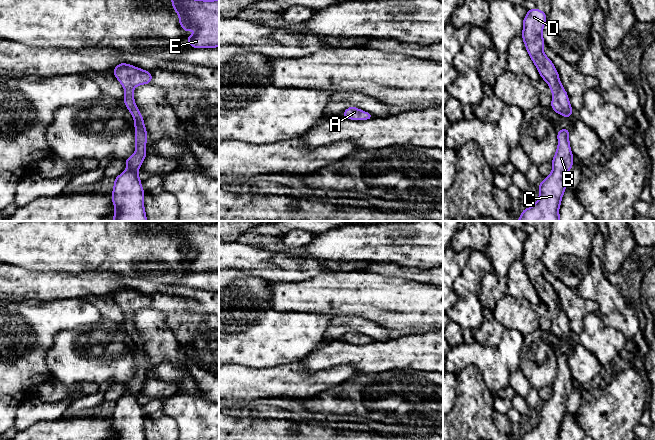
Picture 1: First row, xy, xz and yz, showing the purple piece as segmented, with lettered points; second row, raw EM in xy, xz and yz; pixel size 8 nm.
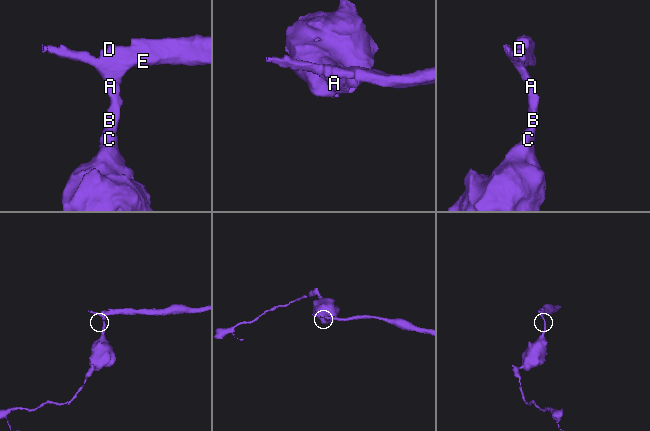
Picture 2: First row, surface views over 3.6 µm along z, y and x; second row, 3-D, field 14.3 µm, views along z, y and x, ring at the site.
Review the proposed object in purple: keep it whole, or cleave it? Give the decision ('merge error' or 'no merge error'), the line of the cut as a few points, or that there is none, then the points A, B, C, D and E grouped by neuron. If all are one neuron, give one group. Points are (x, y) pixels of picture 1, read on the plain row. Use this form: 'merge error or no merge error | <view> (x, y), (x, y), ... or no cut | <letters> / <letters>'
no merge error | no cut | A B C D E

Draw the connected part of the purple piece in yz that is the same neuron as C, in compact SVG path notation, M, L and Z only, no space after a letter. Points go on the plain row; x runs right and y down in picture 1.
M567 352L558 354L557 362L558 371L551 385L552 396L538 410L538 425L530 432L523 433L521 440L559 440L559 431L566 414L568 396L574 388L569 354Z

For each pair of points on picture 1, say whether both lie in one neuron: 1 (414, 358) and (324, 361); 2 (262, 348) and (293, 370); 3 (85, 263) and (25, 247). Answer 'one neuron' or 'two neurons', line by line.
1: one neuron
2: two neurons
3: one neuron

